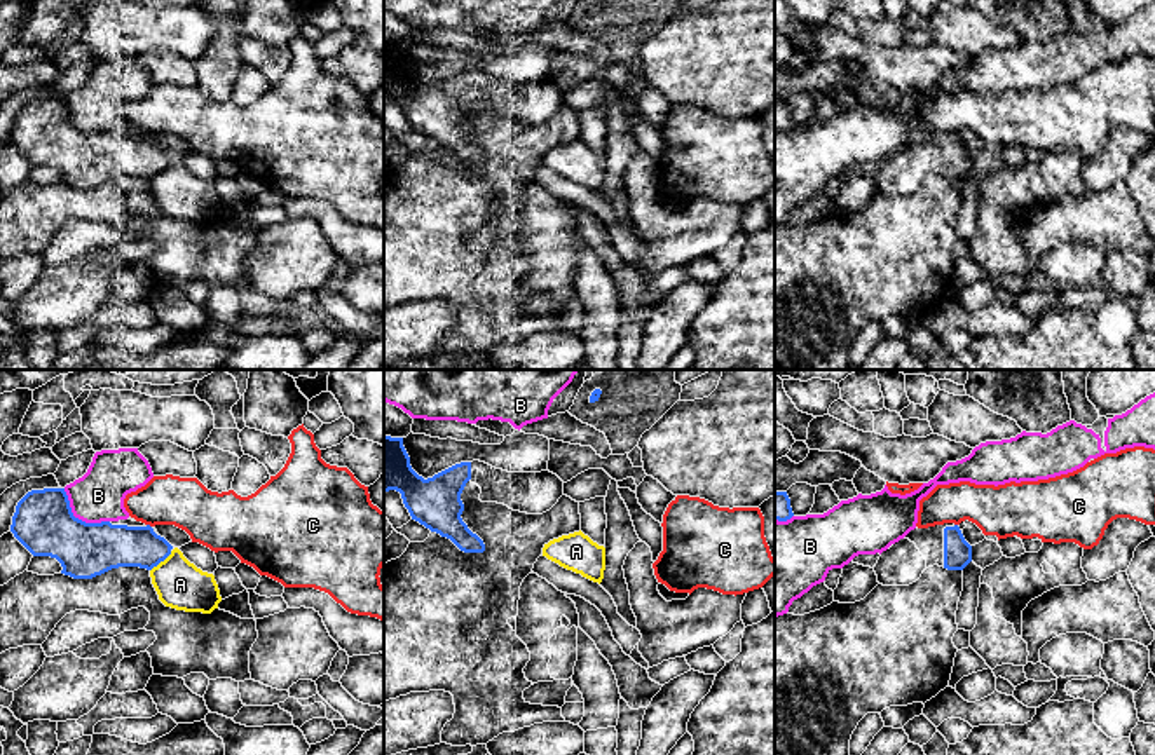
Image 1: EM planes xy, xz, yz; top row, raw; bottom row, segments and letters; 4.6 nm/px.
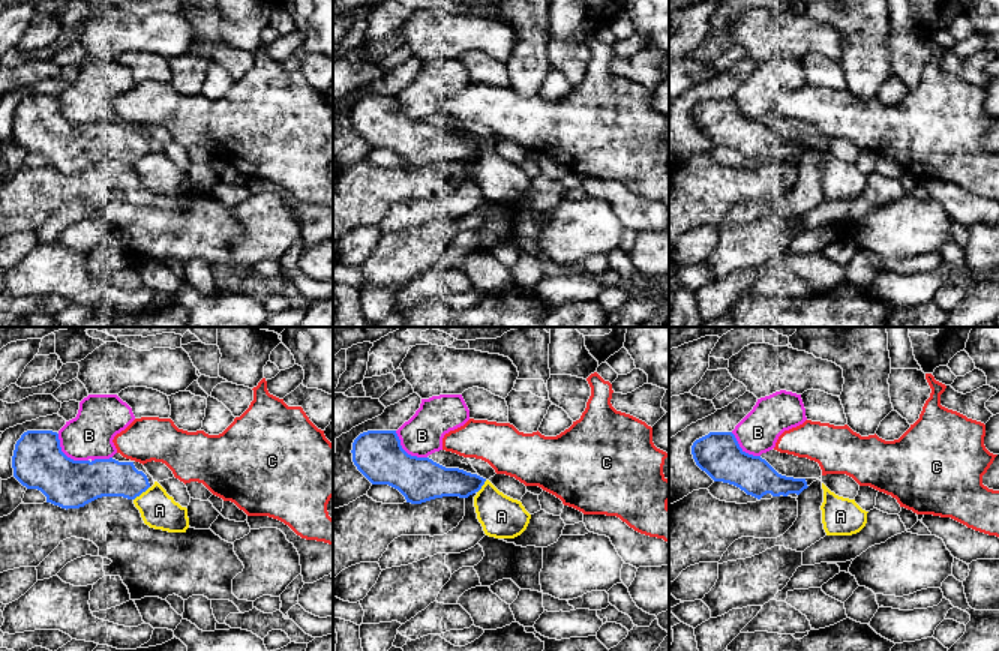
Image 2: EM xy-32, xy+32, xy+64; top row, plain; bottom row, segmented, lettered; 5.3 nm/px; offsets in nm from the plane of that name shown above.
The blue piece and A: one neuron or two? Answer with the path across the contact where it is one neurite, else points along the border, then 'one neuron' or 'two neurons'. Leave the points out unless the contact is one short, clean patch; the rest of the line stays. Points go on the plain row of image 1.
border along xy (171, 161), (150, 180); two neurons

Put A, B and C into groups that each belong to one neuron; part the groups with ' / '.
A / B / C

